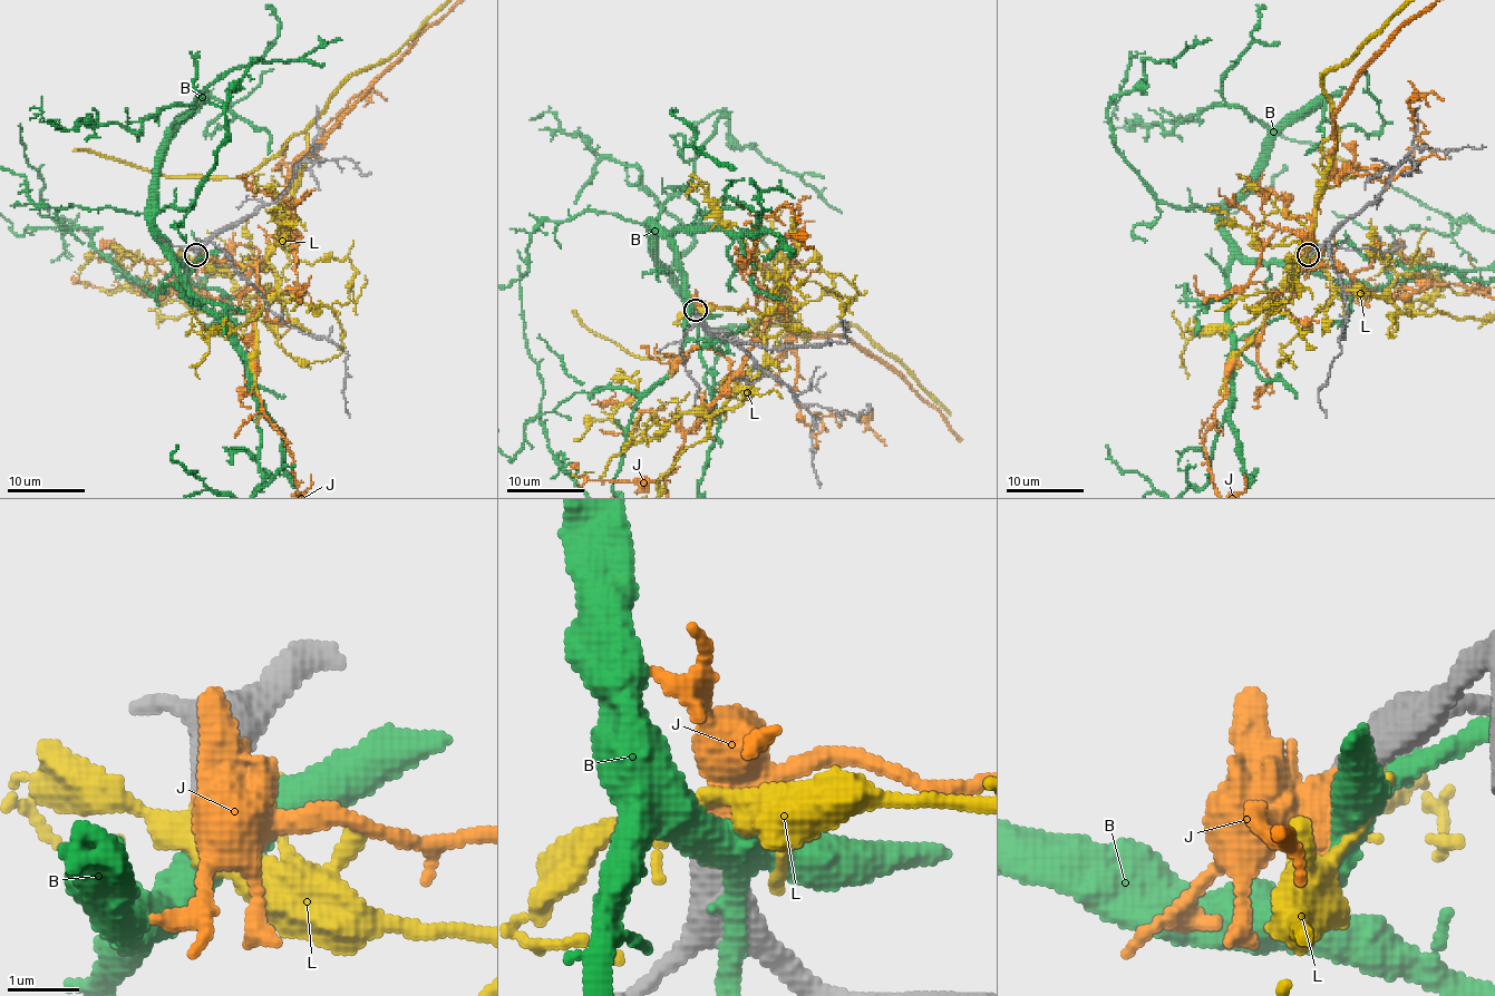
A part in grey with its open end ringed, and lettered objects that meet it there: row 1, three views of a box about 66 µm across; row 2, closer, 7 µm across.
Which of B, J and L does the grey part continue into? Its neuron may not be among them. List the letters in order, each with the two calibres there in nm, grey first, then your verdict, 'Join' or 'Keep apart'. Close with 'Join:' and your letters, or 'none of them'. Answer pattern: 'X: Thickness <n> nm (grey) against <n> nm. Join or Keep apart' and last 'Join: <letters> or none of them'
B: Thickness 460 nm (grey) against 320 nm. Keep apart
J: Thickness 440 nm (grey) against 700 nm. Keep apart
L: Thickness 550 nm (grey) against 160 nm. Keep apart
Join: none of them

